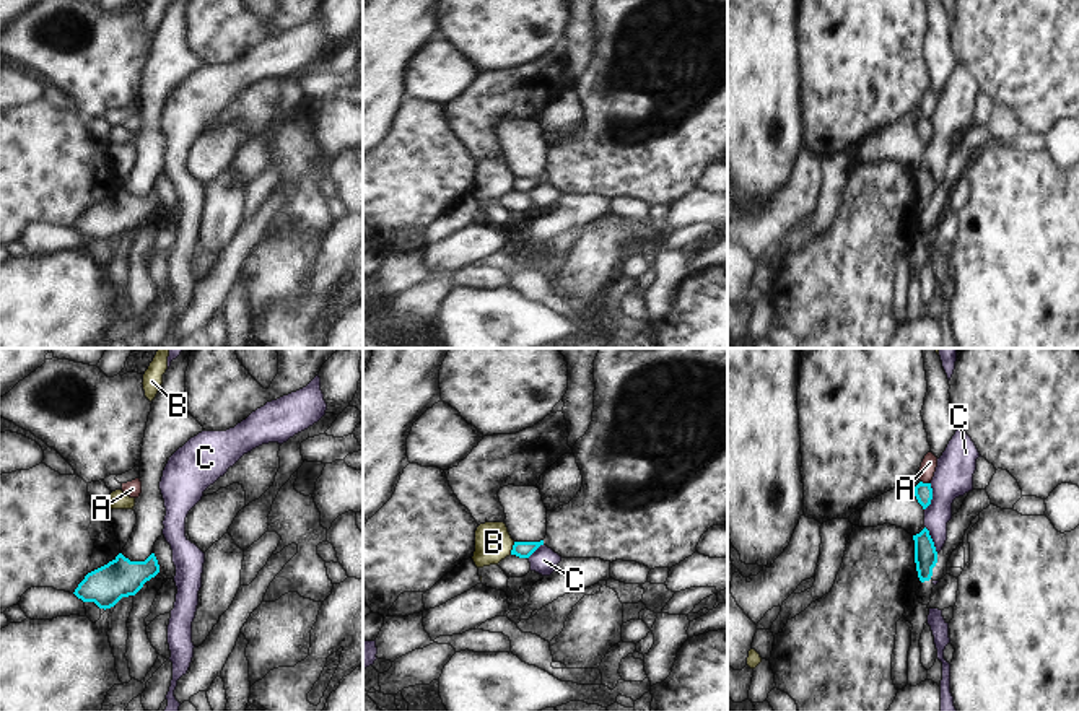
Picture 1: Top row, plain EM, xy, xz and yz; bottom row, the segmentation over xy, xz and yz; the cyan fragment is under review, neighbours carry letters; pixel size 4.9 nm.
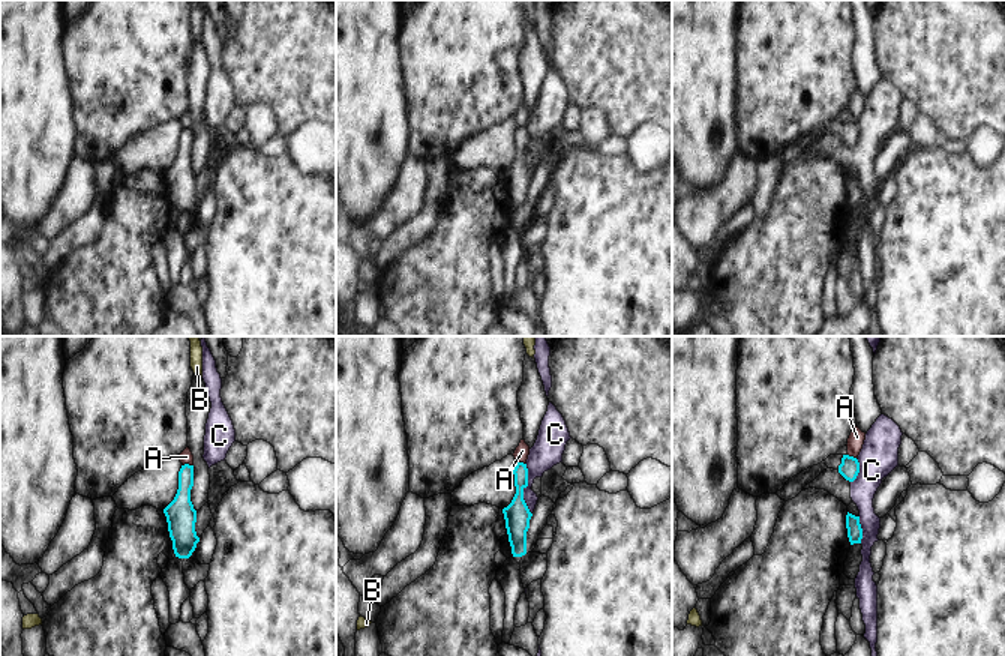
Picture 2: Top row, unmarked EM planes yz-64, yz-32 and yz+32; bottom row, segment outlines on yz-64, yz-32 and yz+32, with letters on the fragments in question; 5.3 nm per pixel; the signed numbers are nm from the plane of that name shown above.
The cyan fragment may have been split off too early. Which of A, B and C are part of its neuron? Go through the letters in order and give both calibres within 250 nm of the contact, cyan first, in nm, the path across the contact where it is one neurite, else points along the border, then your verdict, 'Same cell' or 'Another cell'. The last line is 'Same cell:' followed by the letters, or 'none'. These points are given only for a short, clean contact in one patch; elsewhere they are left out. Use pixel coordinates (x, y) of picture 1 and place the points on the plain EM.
A: Thickness 90 nm (cyan) against 80 nm. Boundary: yz (921, 116), (930, 119). Another cell
B: Thickness 80 nm (cyan) against 180 nm. Boundary: xz (515, 178), (510, 189). Another cell
C: Thickness 90 nm (cyan) against 190 nm. Boundary: yz (931, 119), (931, 139), (925, 145). Another cell
Same cell: none.

